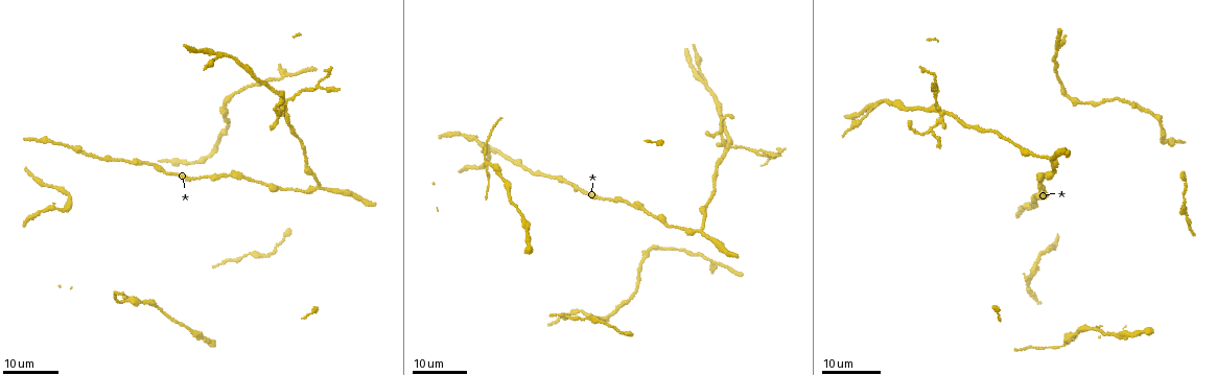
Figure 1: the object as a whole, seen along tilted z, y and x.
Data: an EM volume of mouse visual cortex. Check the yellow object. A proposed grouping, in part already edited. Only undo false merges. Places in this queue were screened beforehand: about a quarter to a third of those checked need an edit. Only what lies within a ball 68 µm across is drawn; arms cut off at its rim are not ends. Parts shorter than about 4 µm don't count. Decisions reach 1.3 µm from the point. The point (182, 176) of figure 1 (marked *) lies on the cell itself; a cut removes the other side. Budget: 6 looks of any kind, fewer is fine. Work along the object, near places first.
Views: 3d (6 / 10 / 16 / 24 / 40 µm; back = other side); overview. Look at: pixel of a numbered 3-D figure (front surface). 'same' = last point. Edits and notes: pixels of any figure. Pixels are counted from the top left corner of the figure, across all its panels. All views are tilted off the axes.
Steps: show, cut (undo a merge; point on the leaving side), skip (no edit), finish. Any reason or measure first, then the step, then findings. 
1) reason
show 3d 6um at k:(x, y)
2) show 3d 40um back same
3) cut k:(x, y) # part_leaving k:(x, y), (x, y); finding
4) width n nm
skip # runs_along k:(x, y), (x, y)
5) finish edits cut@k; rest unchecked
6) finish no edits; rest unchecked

a fork
show 3d 24um at 1:(487, 165)

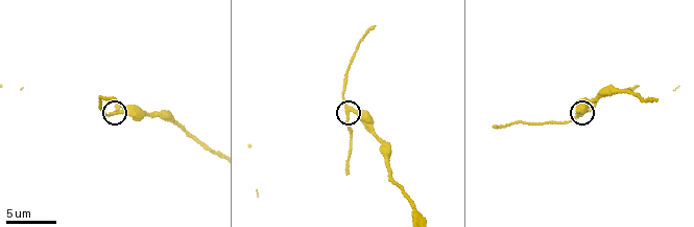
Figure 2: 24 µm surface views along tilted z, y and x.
show 3d 10um at 2:(114, 114)

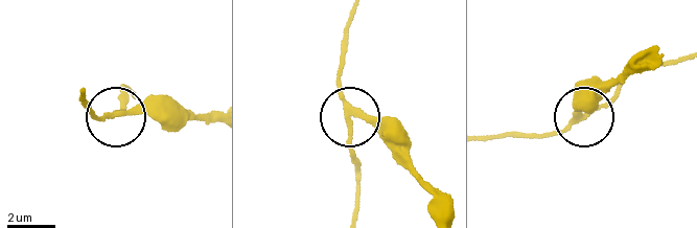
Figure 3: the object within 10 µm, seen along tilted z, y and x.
show 3d 10um back at 3:(354, 117)

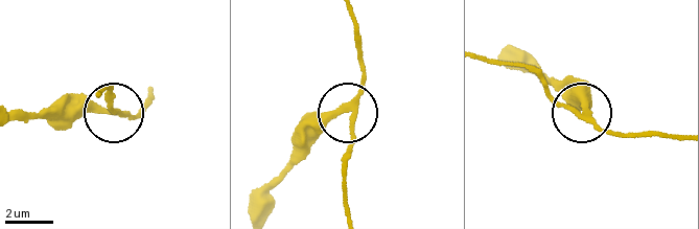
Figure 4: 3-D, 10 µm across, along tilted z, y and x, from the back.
cut 4:(140, 117) # part_leaving 4:(586, 119), (604, 130), (681, 135); two cells meet here

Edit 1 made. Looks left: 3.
show 3d 24um at 1:(66, 209)

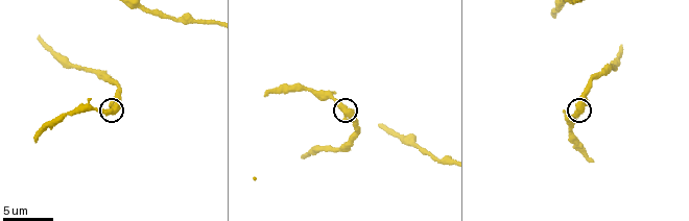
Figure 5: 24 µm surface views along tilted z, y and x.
show 3d 10um at 5:(112, 113)

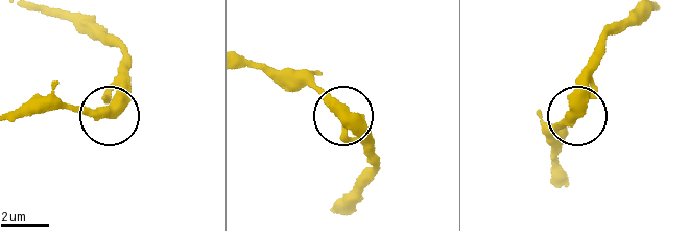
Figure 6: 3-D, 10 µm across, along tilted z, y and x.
skip # all the same cell

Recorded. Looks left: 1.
finish edits cut@4; rest unchecked

